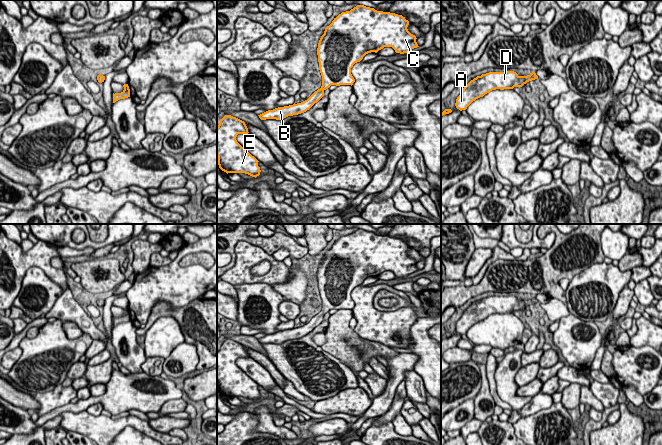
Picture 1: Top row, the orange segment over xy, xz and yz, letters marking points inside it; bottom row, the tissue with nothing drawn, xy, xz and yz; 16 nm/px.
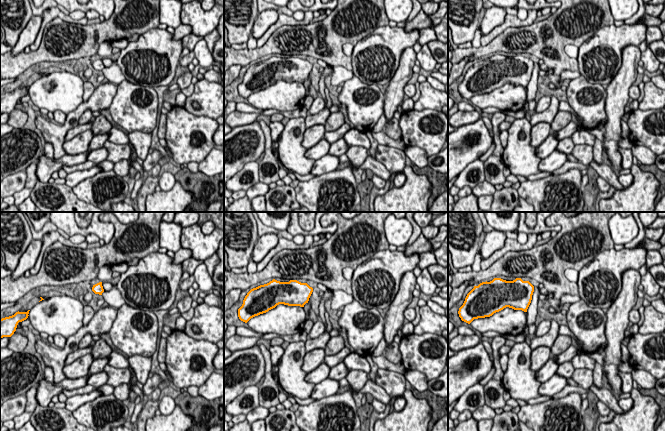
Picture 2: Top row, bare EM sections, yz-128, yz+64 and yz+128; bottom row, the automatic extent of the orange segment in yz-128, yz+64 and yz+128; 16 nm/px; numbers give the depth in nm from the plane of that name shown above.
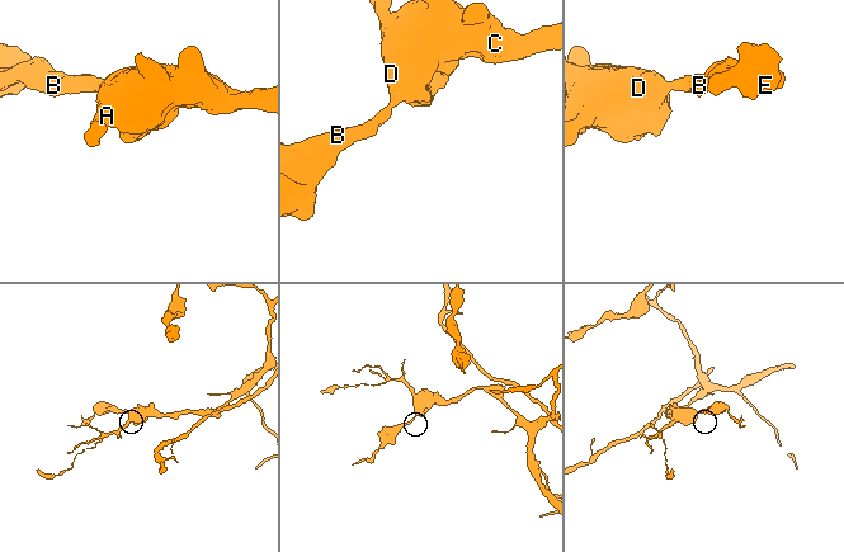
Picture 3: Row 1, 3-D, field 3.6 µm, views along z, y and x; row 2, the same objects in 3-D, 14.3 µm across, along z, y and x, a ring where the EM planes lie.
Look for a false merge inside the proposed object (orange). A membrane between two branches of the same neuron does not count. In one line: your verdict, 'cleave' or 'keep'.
keep

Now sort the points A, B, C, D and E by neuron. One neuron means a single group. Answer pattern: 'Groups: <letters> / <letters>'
Groups: A B C D E

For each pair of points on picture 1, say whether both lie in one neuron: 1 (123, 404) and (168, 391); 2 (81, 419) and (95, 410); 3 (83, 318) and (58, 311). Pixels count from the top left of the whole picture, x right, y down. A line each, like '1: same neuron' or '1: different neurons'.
1: same neuron
2: different neurons
3: same neuron

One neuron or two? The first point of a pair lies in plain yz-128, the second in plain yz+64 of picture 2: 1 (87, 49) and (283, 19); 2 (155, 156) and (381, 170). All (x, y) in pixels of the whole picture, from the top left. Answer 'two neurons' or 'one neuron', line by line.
1: two neurons
2: two neurons

